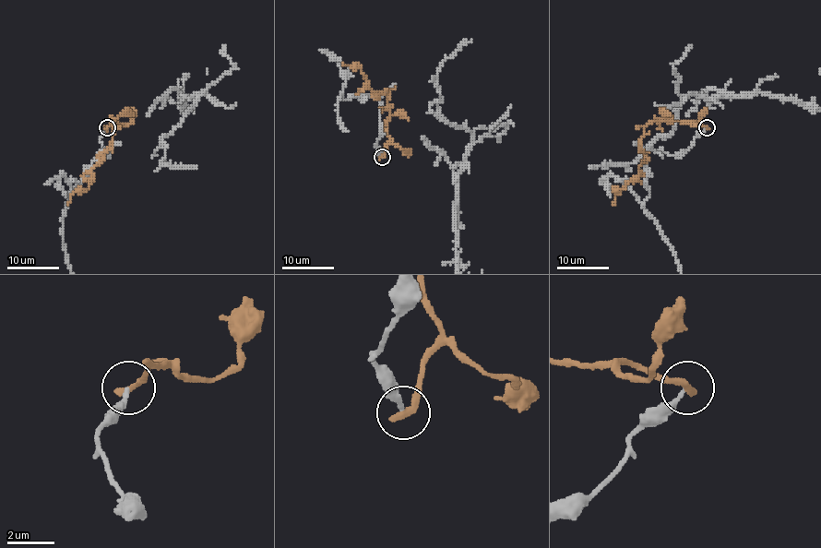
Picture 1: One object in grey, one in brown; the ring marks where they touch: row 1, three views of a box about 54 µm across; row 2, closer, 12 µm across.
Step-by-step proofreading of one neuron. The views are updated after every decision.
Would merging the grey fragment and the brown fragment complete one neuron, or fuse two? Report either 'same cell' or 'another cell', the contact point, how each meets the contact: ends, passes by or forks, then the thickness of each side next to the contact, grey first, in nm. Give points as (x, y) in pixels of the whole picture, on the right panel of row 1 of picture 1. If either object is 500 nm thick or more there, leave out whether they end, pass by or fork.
another cell | (707, 127) | grey ends | brown ends | 190/360 nm

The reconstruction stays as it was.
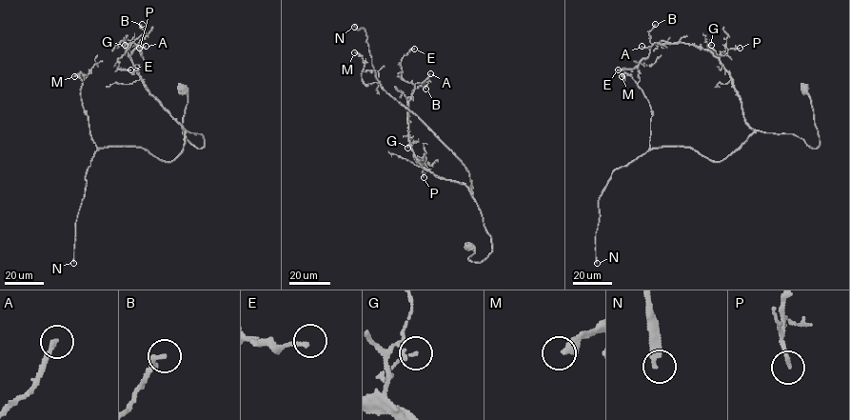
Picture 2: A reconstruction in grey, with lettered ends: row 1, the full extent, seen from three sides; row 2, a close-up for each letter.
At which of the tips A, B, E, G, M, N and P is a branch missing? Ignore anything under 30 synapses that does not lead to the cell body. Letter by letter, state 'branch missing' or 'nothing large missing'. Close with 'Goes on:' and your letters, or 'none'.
A: nothing large missing
B: nothing large missing
E: nothing large missing
G: nothing large missing
M: branch missing
N: branch missing
P: nothing large missing
Goes on: M, N

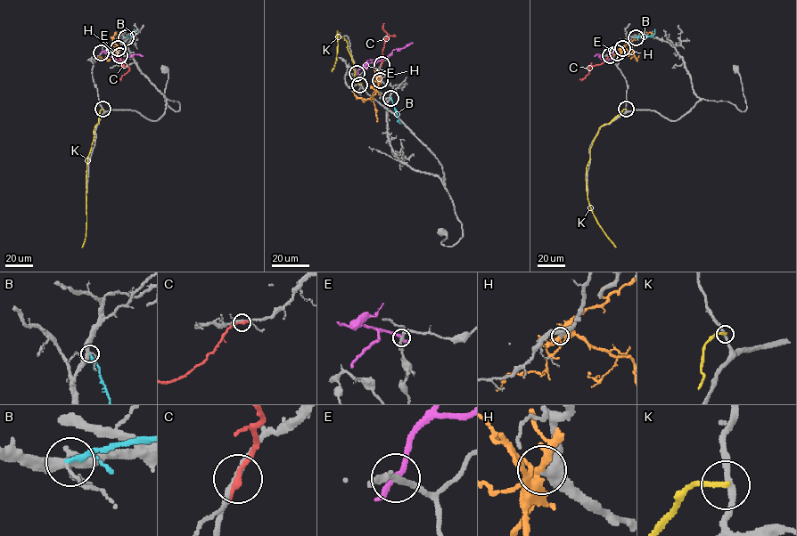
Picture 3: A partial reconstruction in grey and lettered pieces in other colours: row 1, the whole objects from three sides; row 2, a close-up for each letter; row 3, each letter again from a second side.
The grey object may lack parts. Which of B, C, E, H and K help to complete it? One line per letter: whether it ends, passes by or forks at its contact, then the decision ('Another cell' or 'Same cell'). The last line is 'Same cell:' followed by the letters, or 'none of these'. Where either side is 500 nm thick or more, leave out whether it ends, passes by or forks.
B: It passes by. Another cell
C: It ends there. Another cell
E: It passes by. Another cell
H: It forks there. Another cell
K: It ends there. Another cell
Same cell: none of these

